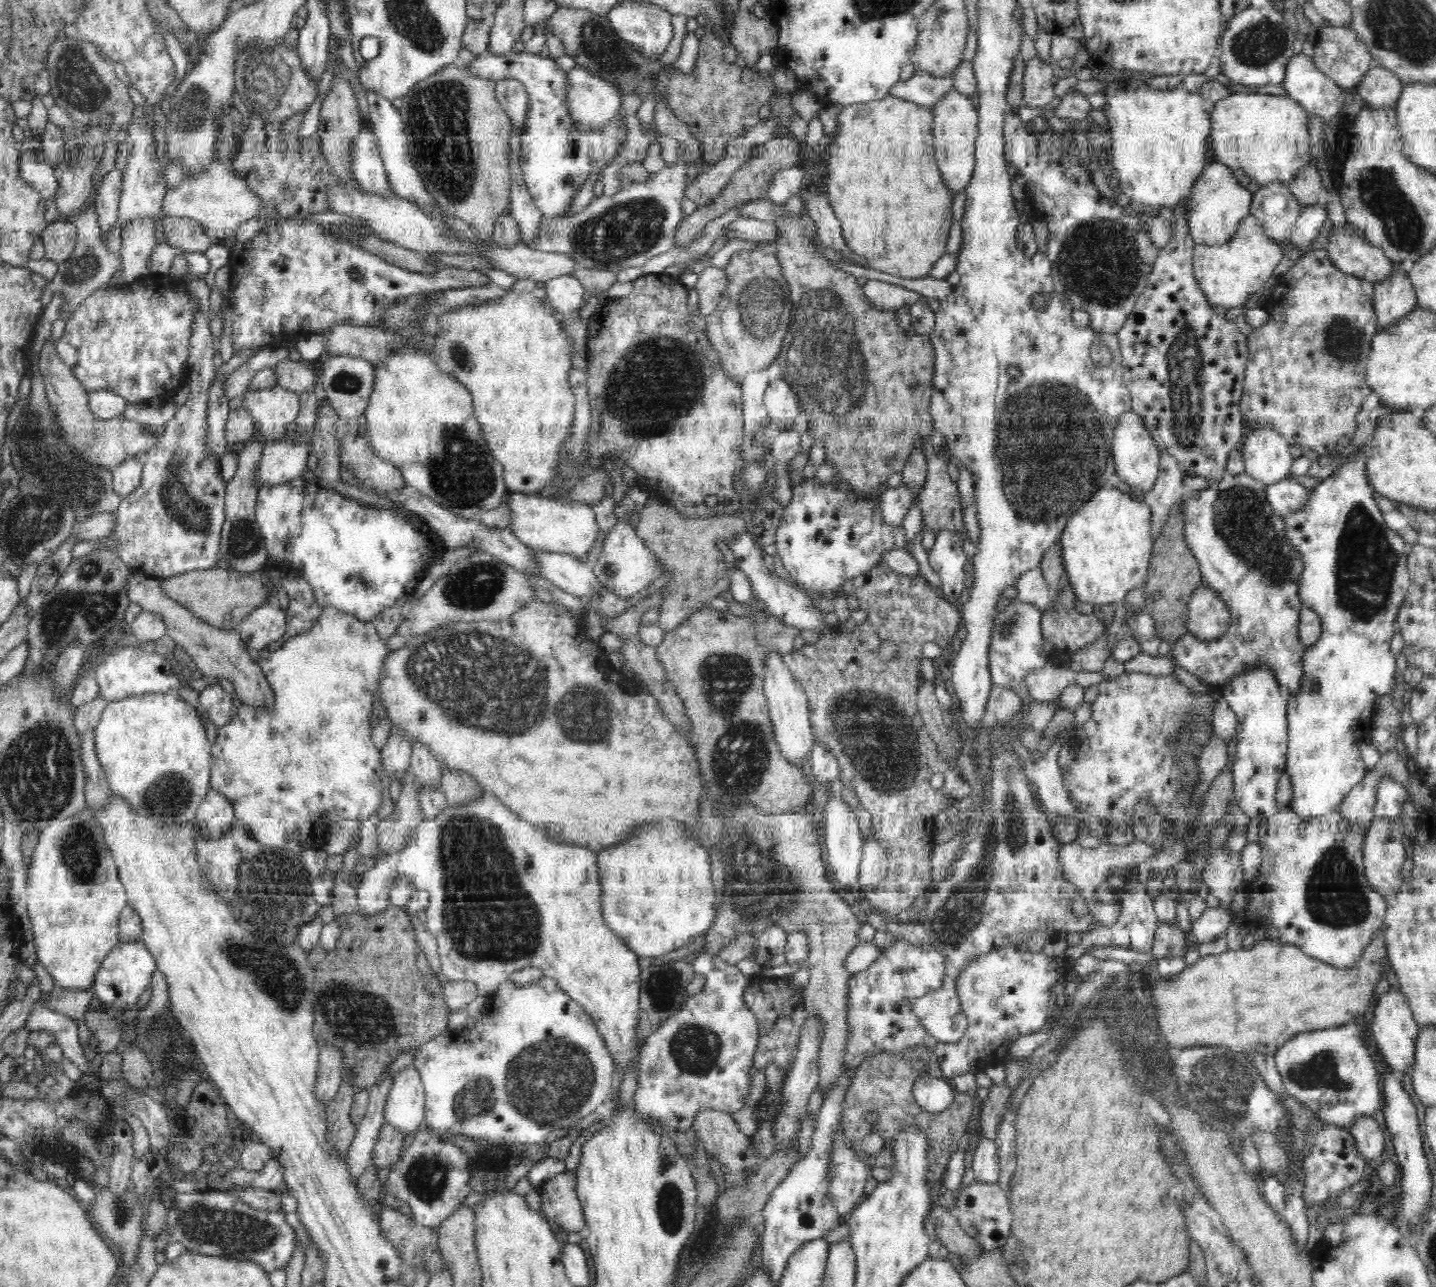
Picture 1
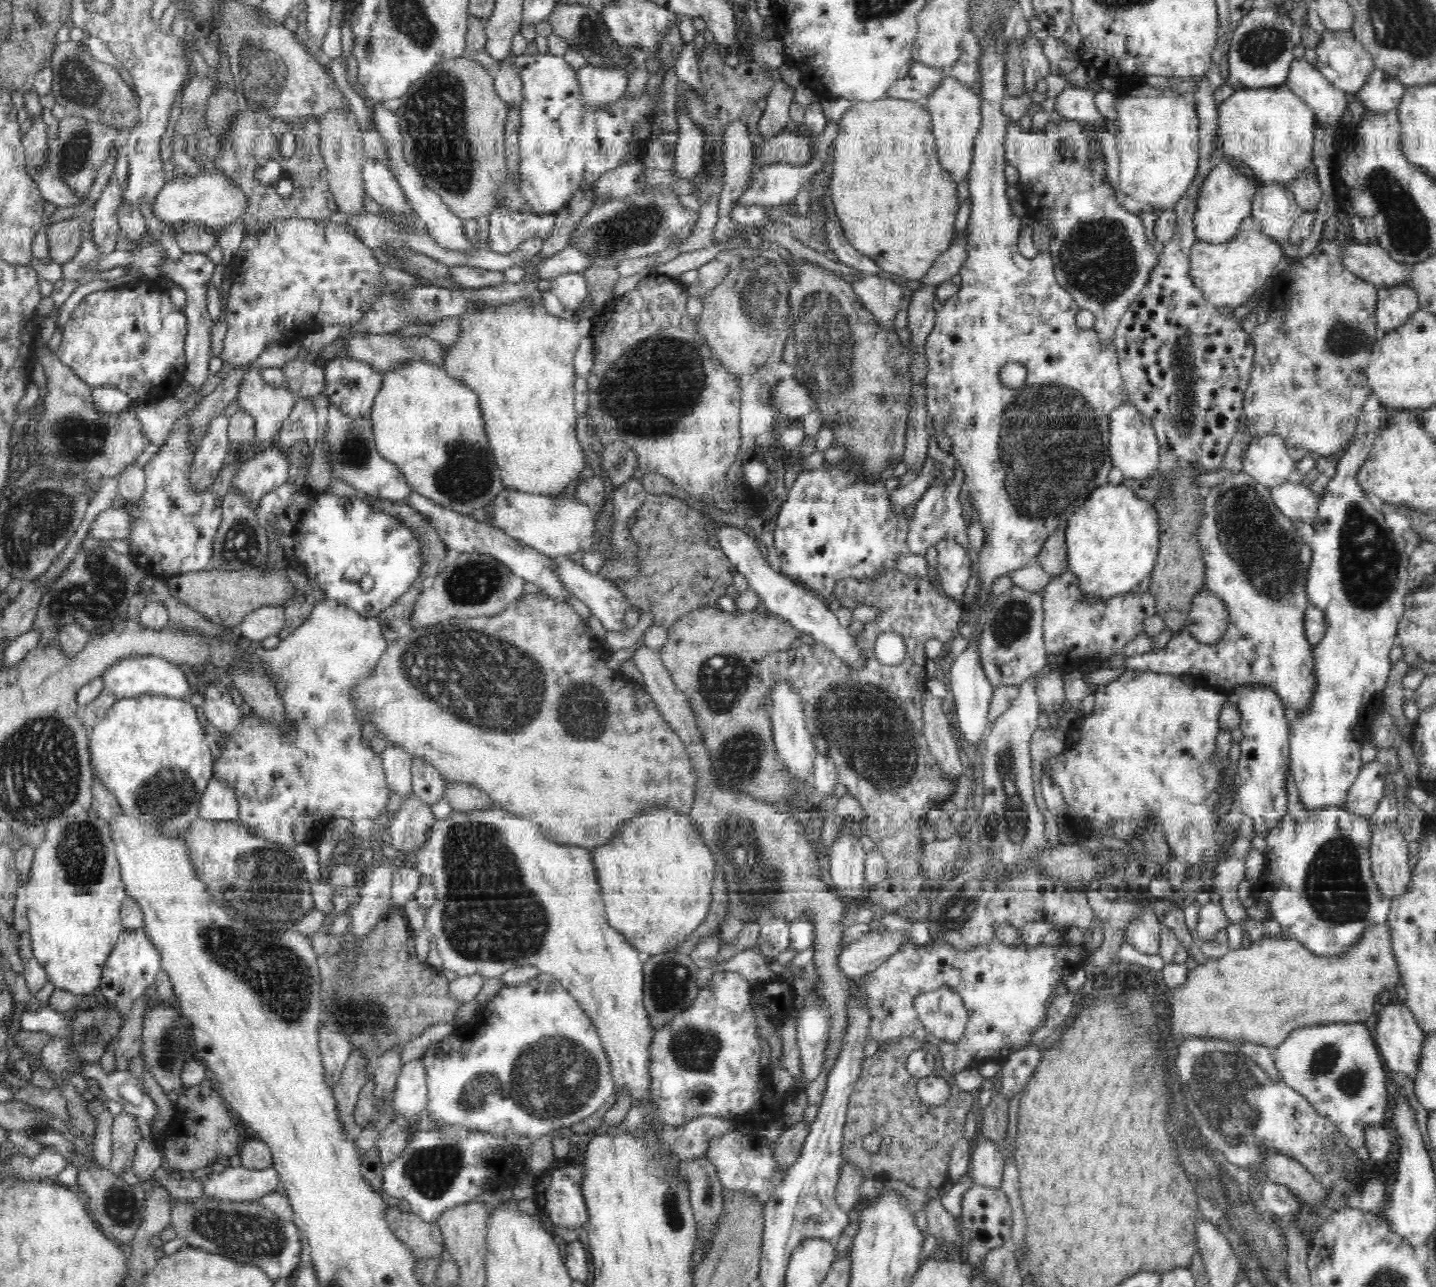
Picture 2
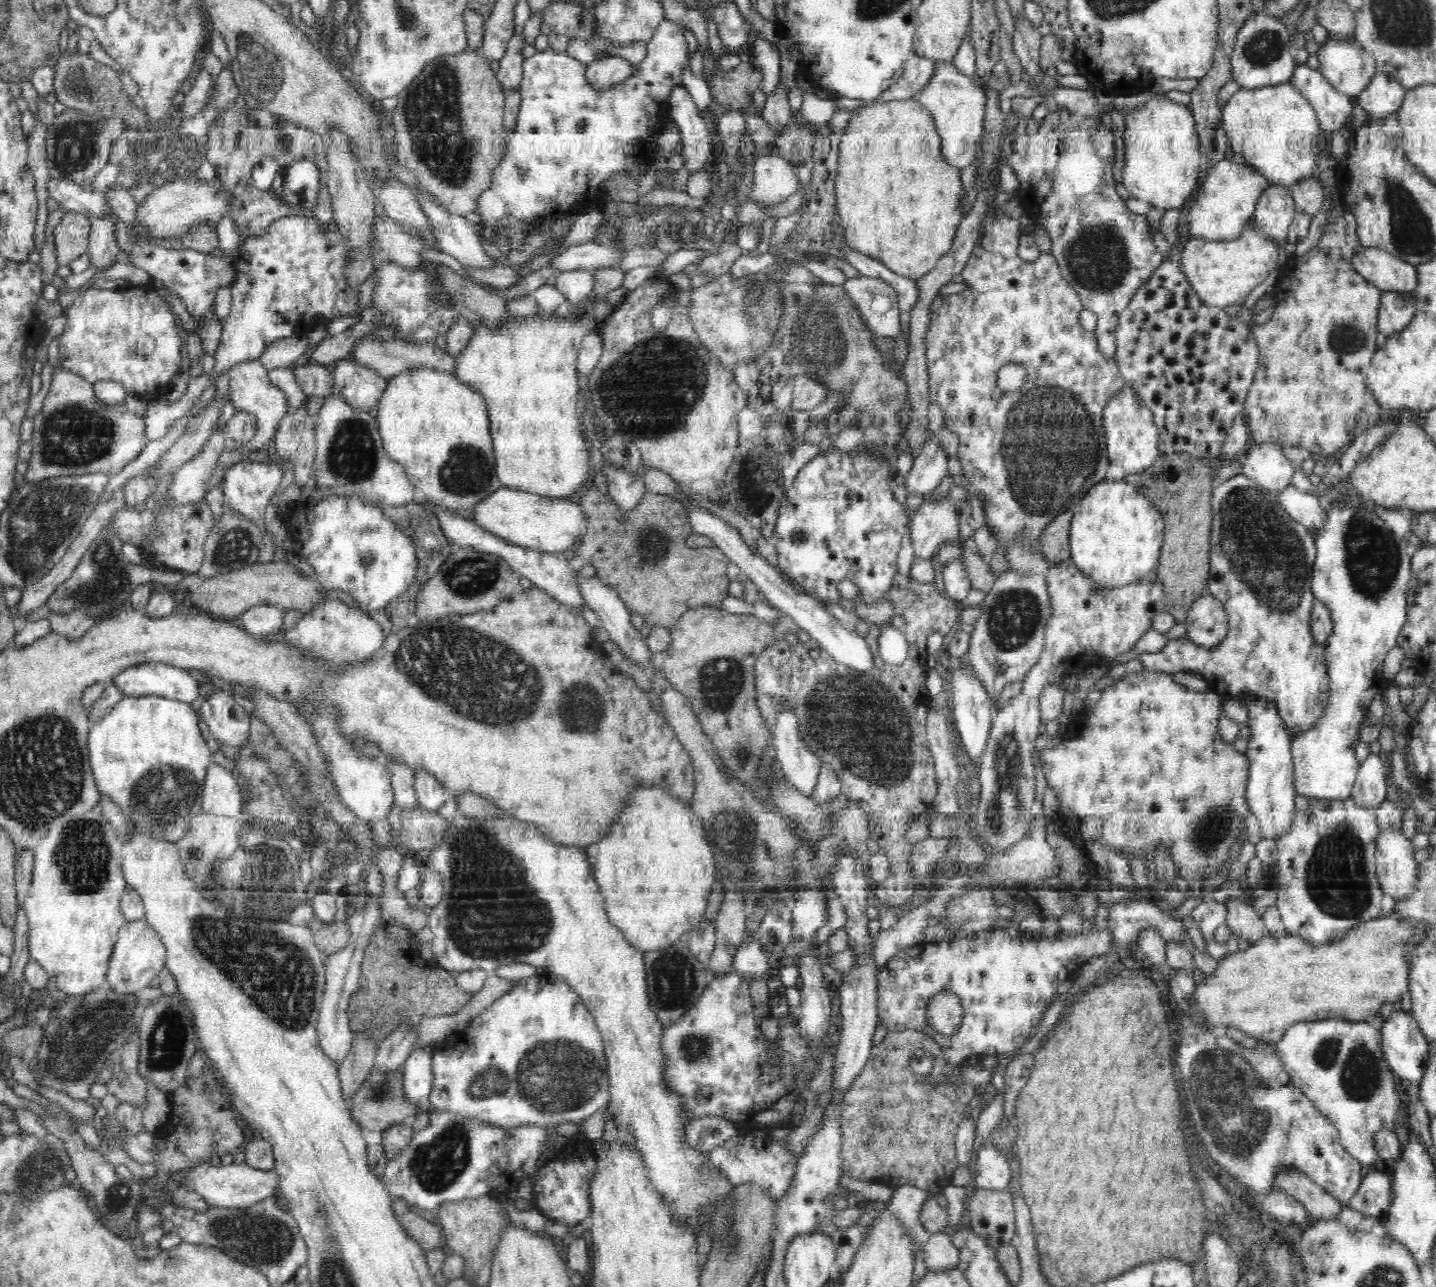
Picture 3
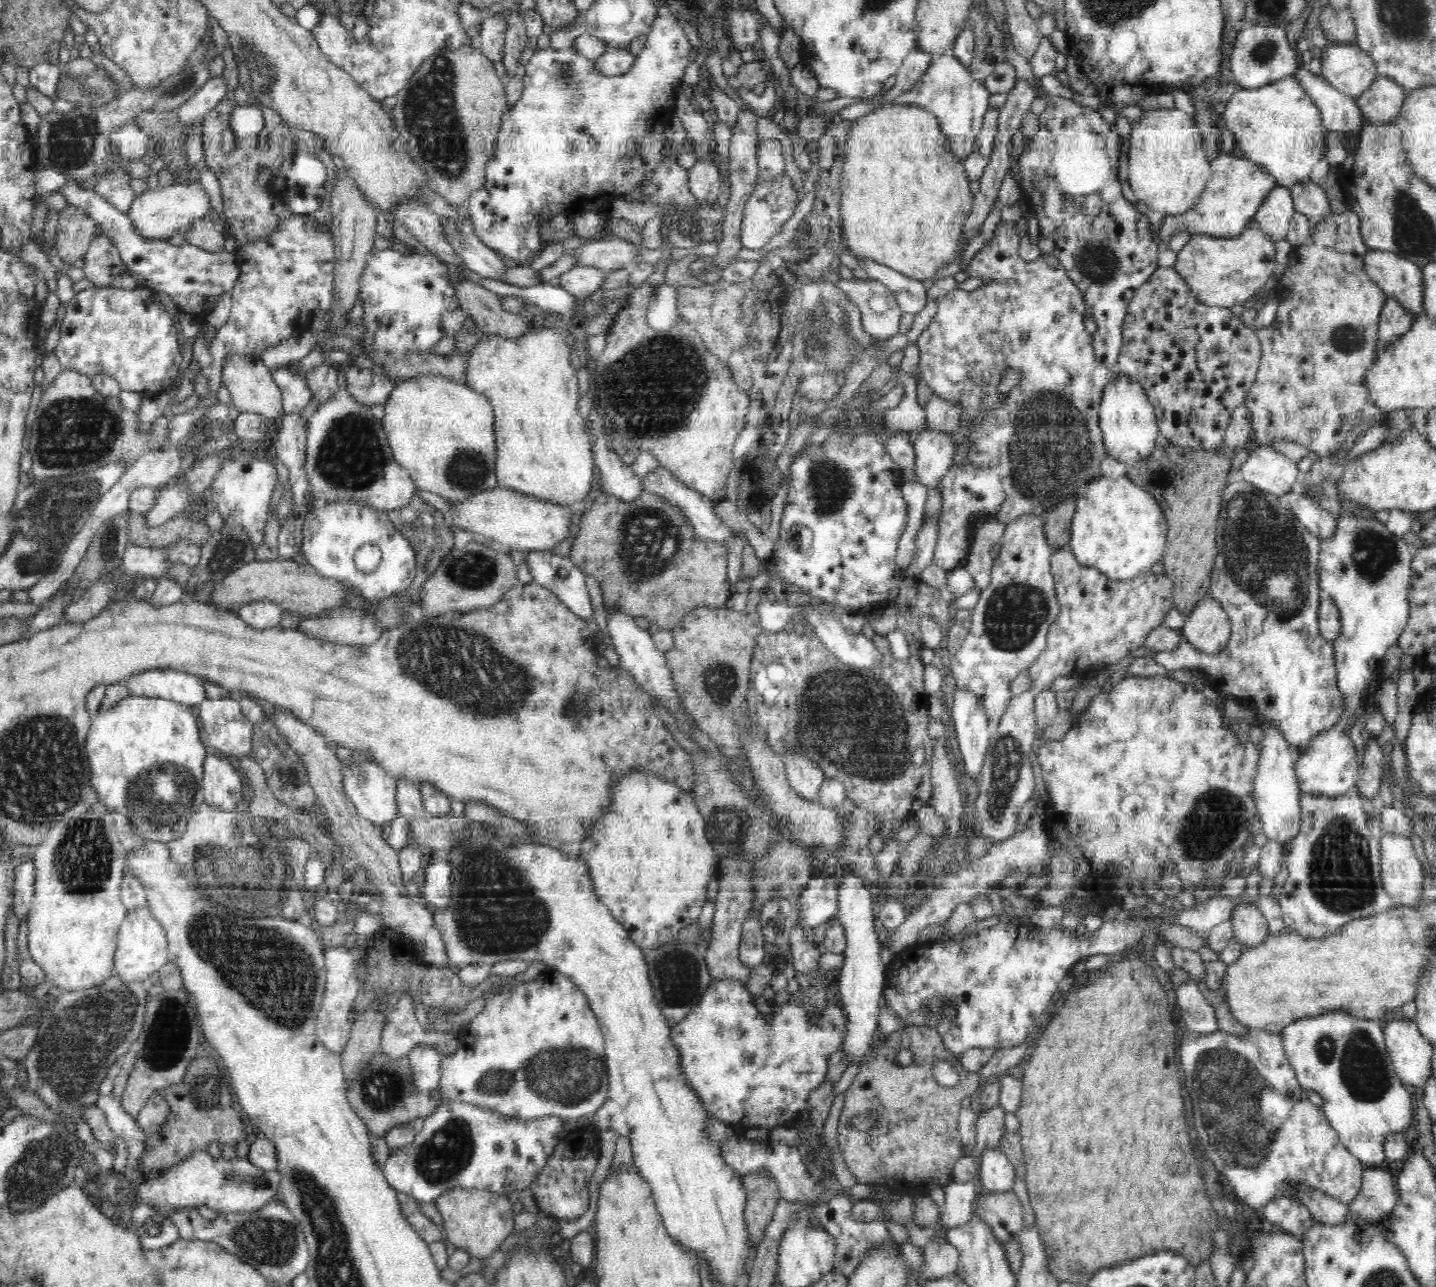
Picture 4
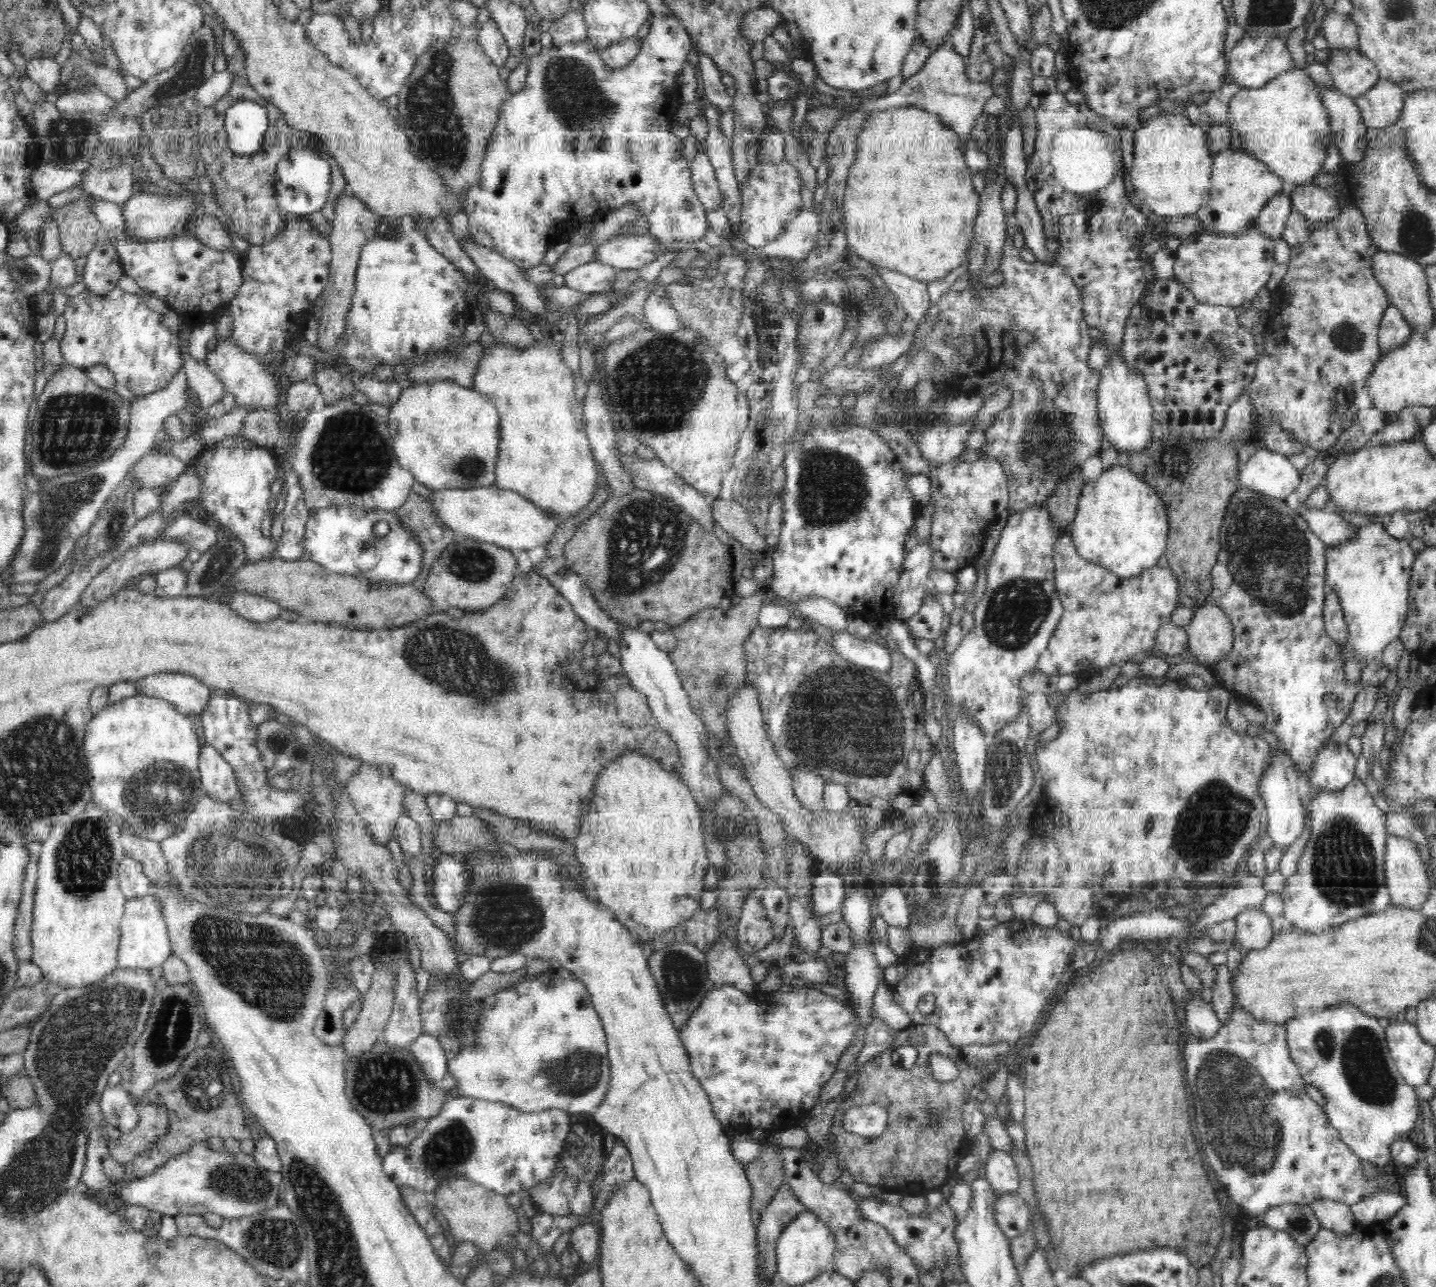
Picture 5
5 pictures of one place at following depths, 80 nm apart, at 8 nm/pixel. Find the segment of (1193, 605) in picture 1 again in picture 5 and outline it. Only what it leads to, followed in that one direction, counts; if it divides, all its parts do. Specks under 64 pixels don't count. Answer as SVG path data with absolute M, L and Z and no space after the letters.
M1204 603L1201 607L1197 607L1192 620L1184 627L1189 640L1188 649L1200 664L1203 664L1206 668L1214 668L1233 647L1235 637L1233 624L1228 615L1216 604Z

